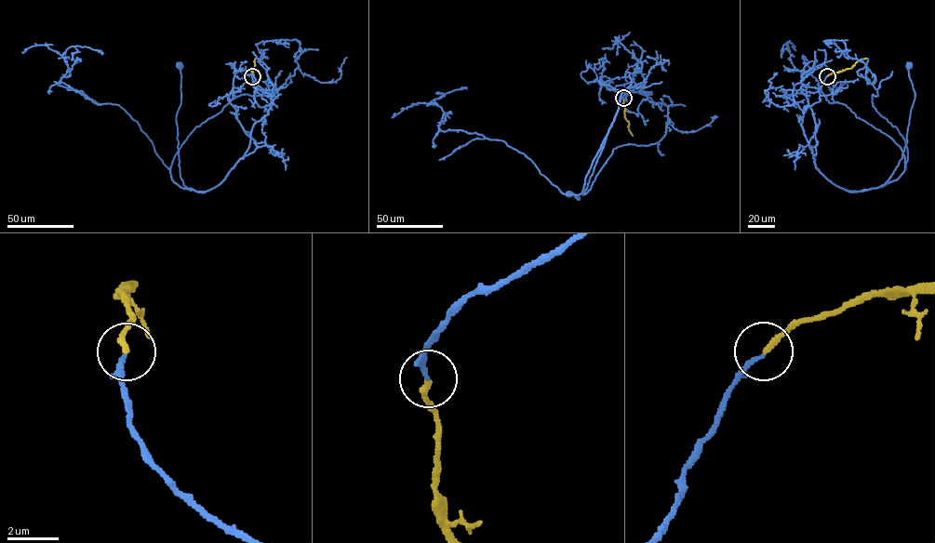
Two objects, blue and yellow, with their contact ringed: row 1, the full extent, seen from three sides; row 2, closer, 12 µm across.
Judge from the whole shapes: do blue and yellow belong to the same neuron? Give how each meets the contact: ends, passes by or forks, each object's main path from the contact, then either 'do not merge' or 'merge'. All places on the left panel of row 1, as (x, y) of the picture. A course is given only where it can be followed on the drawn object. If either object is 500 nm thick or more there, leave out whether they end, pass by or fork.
blue ends; yellow ends; course blue (252, 76), (271, 100), (268, 113), (254, 125), (249, 147), (225, 178), (197, 192), (180, 176), (179, 66); course yellow (252, 76), (251, 69), (257, 58); merge

